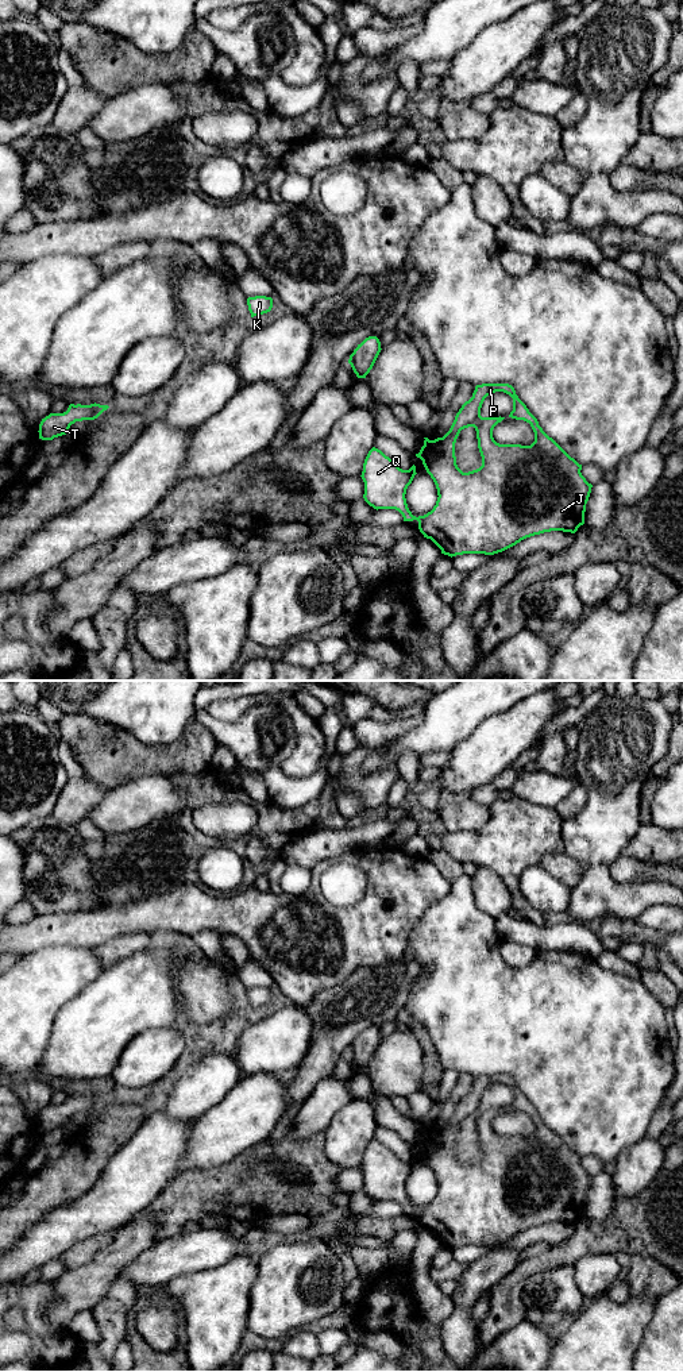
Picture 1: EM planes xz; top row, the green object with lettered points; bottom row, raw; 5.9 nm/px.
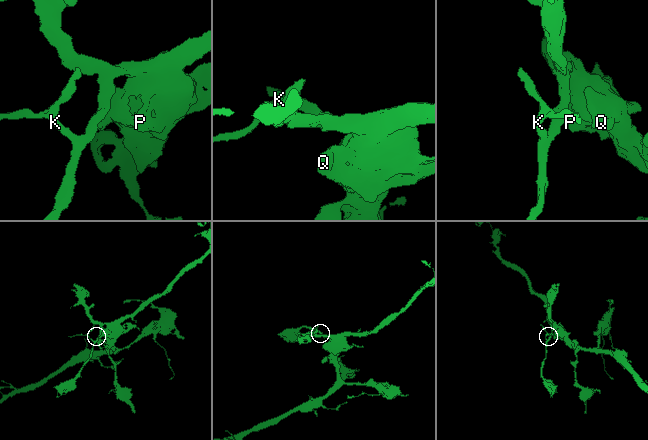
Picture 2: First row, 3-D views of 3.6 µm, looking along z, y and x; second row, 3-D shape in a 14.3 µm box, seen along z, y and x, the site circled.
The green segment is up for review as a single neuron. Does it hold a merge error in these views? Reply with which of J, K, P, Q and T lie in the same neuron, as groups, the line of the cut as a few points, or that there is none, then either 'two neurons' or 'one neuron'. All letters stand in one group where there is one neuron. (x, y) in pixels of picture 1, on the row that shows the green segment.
J K P Q T | no cut | one neuron

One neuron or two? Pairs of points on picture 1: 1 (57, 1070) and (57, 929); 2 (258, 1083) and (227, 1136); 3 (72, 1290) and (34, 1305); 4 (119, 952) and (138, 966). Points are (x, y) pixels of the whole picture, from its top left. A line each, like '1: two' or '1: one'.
1: two
2: one
3: two
4: two

